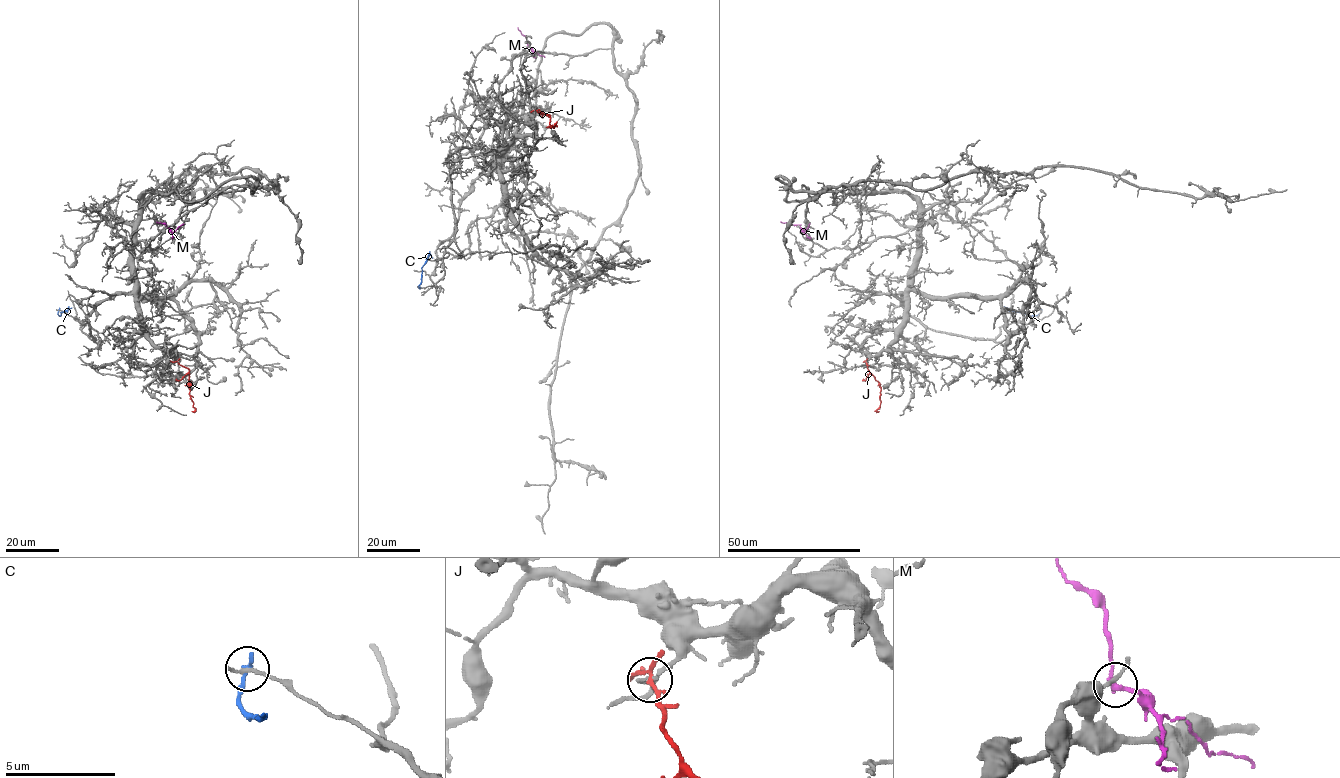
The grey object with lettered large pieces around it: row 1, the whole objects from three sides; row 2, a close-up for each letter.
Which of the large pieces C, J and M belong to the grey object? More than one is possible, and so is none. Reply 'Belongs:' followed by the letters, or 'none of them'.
Belongs: none of them

